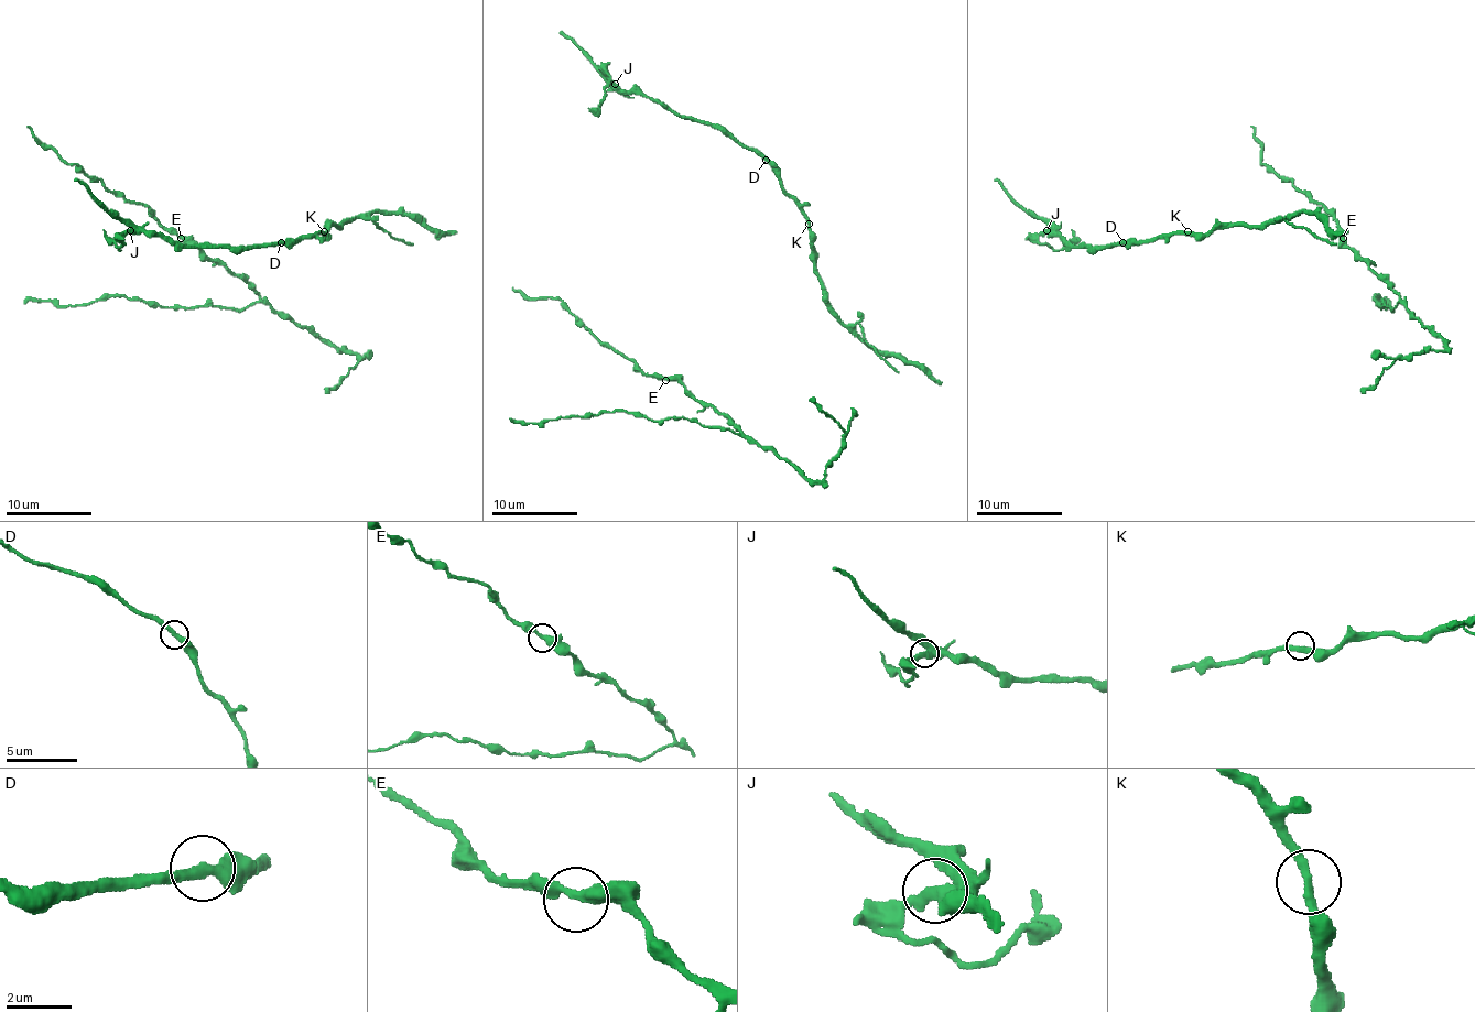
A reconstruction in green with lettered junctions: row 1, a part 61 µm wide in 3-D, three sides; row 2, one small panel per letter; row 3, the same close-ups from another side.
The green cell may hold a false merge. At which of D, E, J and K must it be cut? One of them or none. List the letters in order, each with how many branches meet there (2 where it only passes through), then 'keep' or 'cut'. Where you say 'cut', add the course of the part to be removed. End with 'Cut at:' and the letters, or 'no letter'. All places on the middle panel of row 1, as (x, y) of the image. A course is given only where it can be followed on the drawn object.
D: 2 branches meet; keep
E: 2 branches meet; keep
J: 2 branches meet; cut; foreign part runs (615, 83), (608, 74), (610, 83), (604, 89), (604, 100), (588, 108)
K: 2 branches meet; keep
Cut at: J

